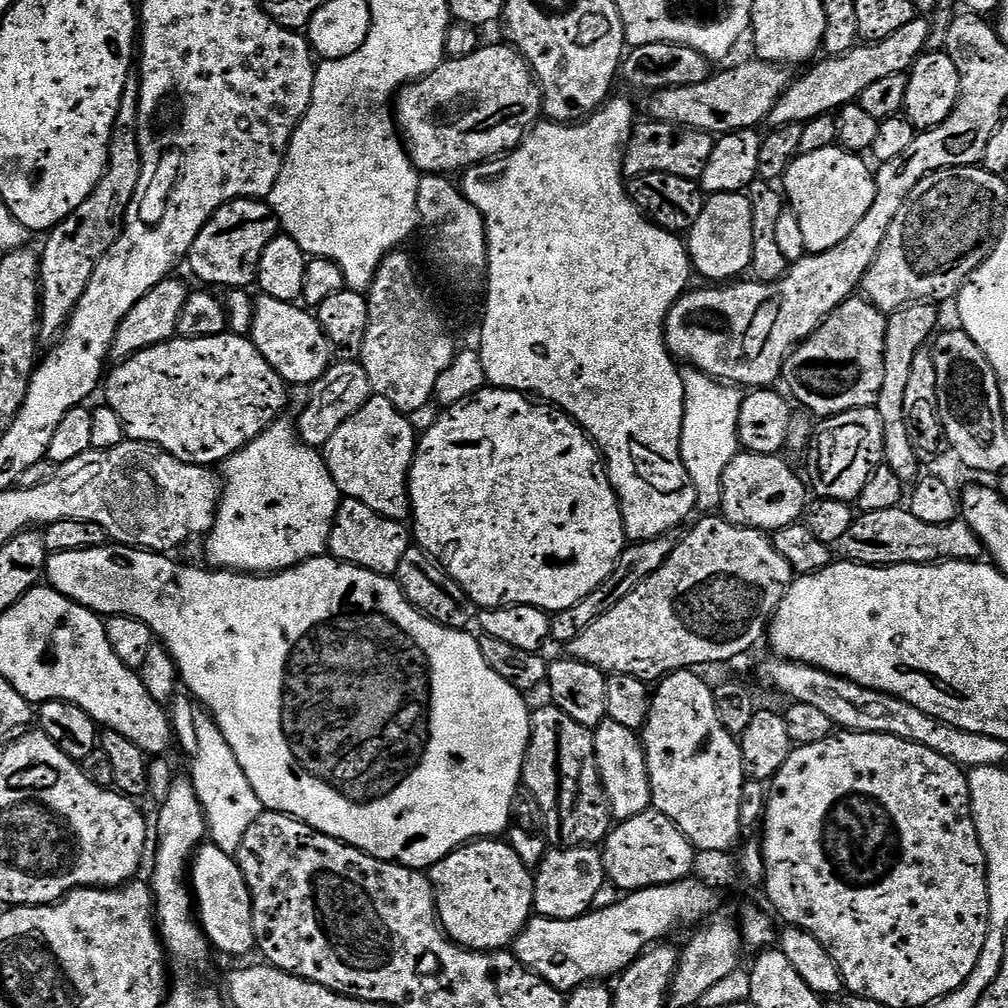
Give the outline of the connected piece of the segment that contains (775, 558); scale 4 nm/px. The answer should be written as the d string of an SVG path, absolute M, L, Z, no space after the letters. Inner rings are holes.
M708 514L700 519L704 520L698 521L685 534L684 540L682 536L675 550L670 554L670 558L666 558L664 565L654 574L650 574L650 578L642 581L634 590L634 594L626 594L626 598L622 598L622 602L618 602L618 606L614 606L614 610L606 610L606 614L602 614L602 618L598 618L598 622L590 622L590 626L586 626L586 630L582 630L582 634L578 634L578 638L574 638L574 642L570 642L566 646L567 655L571 659L586 662L590 666L602 670L605 674L614 676L630 674L645 682L656 682L672 672L699 669L699 664L720 664L723 660L732 660L735 656L750 651L759 640L765 639L768 626L772 622L772 616L778 610L786 590L792 585L794 579L790 562L786 562L786 558L782 558L782 554L778 554L778 550L774 550L772 537L769 533L732 524L720 514Z

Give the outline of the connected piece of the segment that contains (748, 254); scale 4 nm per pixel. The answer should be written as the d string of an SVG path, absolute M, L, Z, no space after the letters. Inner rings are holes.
M743 192L734 194L714 194L708 196L702 206L702 214L698 214L698 222L686 233L686 251L692 262L695 275L705 276L708 282L732 282L743 272L747 273L754 258L754 210L750 210L750 202Z

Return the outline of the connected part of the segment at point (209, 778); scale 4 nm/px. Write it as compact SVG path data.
M199 711L192 716L196 761L192 764L190 779L198 794L198 802L202 802L211 843L216 844L218 850L234 854L242 846L246 830L250 830L250 826L254 826L254 822L260 817L262 805L258 794L254 794L254 786L250 786L250 778L246 778L242 766L238 766L238 758L234 758L234 750L230 750L226 734L222 734L207 711Z

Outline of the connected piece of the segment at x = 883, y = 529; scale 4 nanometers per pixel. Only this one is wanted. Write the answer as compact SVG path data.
M907 507L890 510L874 510L857 515L856 521L842 534L835 551L840 560L849 560L852 564L939 564L946 560L979 561L985 555L984 544L970 530L962 518L951 520L942 526L930 526L930 522L921 522Z

